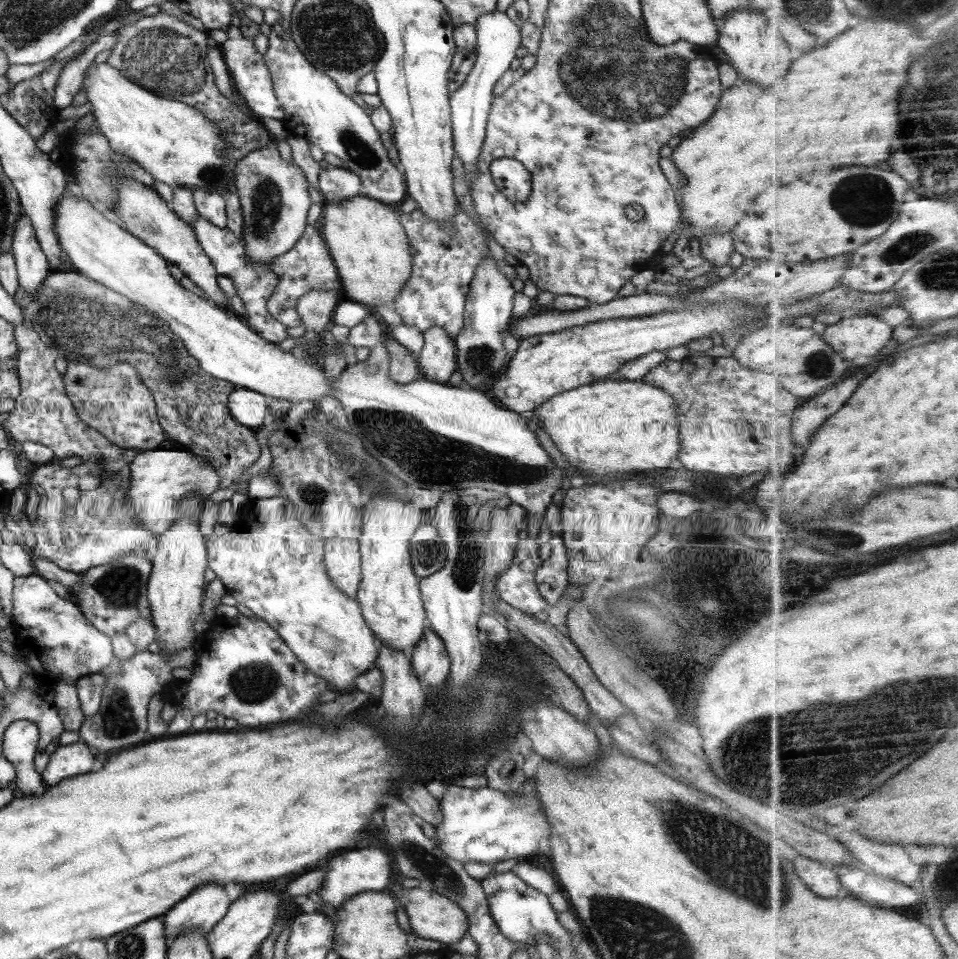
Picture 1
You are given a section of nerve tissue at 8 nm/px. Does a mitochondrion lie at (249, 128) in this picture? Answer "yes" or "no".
no

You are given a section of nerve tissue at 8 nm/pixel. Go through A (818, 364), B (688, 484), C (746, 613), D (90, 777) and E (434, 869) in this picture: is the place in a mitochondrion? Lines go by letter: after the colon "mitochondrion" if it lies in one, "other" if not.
A: mitochondrion
B: mitochondrion
C: other
D: other
E: mitochondrion

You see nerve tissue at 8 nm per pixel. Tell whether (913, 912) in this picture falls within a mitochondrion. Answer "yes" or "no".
no

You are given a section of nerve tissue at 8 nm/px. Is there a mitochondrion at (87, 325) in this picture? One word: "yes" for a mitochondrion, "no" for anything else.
yes

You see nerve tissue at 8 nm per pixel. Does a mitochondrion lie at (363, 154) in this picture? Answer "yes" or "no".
yes

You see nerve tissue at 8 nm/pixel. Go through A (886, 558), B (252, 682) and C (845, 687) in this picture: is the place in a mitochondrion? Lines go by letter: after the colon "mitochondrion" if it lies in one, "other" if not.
A: other
B: mitochondrion
C: other

